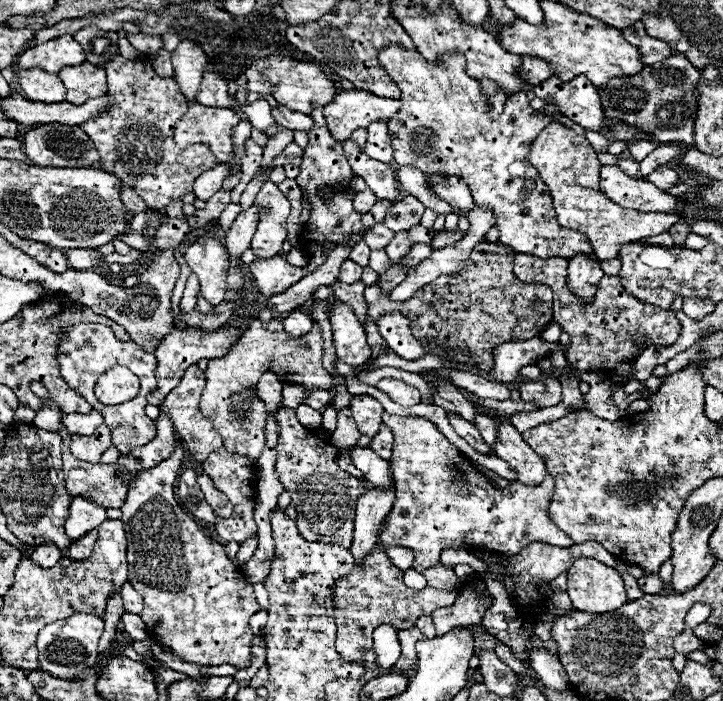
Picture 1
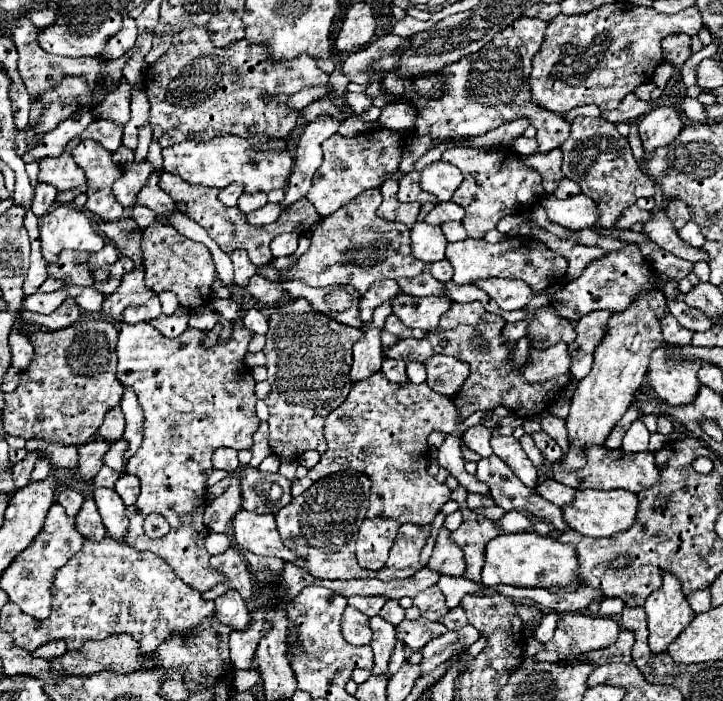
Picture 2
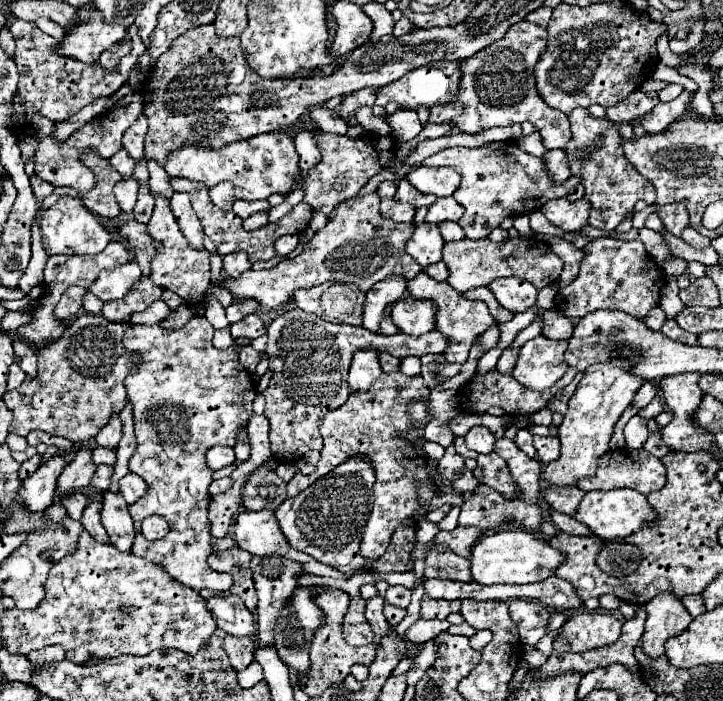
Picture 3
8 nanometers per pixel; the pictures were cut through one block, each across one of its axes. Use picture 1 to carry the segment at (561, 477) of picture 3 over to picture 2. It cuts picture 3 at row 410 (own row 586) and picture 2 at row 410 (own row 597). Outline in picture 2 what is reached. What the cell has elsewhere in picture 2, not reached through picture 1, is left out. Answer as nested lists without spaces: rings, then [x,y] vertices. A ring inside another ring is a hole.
[[[656,288],[650,292],[642,292],[628,310],[616,312],[610,318],[608,334],[596,348],[592,370],[586,378],[580,380],[578,390],[570,402],[570,414],[566,418],[570,448],[560,462],[564,470],[580,470],[580,466],[586,466],[586,444],[602,446],[616,422],[632,404],[638,388],[644,386],[650,354],[664,342],[660,320],[666,316],[666,300],[660,288]]]

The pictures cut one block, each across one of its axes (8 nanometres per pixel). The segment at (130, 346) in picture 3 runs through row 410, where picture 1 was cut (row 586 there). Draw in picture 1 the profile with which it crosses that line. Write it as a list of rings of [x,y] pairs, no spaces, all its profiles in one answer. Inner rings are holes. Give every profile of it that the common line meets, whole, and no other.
[[[178,446],[170,460],[164,460],[148,472],[140,472],[138,478],[130,484],[126,502],[122,506],[122,522],[128,534],[128,580],[144,596],[144,610],[140,616],[150,630],[148,634],[176,652],[184,662],[202,666],[234,664],[236,668],[246,668],[252,660],[250,640],[254,636],[248,620],[258,612],[254,586],[246,582],[244,574],[230,562],[226,548],[212,542],[202,532],[202,528],[178,506],[174,498],[174,482],[184,454],[184,446]]]

